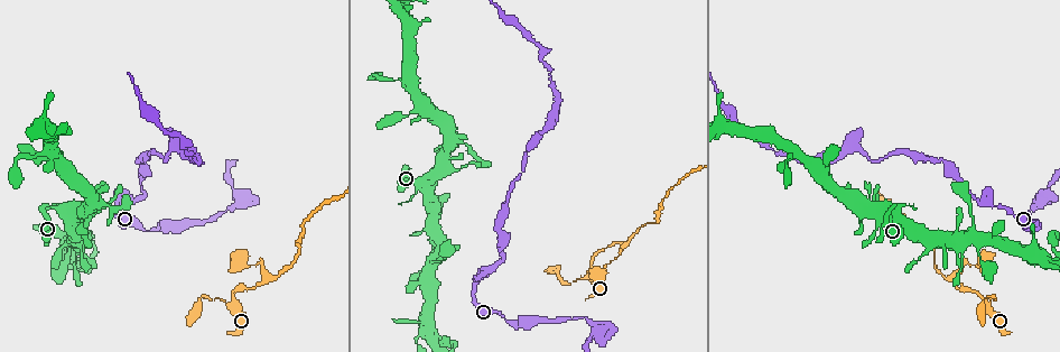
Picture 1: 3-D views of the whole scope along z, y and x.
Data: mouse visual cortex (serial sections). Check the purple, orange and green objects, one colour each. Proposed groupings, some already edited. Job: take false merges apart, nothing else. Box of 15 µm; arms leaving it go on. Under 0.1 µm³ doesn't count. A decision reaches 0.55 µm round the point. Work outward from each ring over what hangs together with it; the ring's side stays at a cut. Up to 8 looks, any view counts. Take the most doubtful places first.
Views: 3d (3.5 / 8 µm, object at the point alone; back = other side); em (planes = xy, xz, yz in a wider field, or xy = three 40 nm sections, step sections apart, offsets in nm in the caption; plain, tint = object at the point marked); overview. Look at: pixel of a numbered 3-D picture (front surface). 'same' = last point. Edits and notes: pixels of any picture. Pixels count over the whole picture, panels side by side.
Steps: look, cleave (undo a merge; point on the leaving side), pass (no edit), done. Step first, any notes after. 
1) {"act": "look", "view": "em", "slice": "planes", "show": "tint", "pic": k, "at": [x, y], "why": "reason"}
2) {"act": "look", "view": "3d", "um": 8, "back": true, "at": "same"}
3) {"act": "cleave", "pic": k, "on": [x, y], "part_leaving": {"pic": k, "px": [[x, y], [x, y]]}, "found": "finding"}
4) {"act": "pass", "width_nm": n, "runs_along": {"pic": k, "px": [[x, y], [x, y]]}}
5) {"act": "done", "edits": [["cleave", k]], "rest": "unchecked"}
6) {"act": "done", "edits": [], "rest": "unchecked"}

{"act": "look", "view": "3d", "um": 3.5, "pic": 1, "at": [1040, 199], "why": "a fork"}

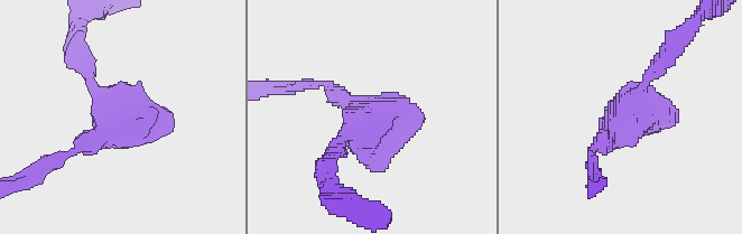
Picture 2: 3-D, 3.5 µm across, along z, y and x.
{"act": "look", "view": "em", "slice": "planes", "show": "tint", "pic": 2, "at": [624, 119]}

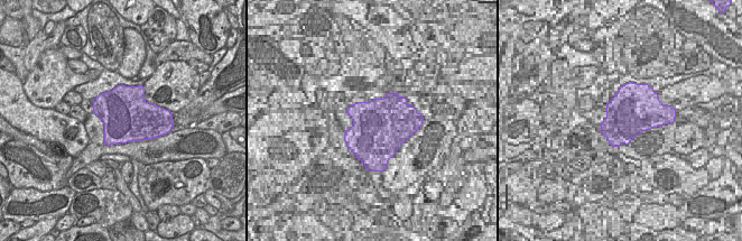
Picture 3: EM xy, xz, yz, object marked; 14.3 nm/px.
{"act": "look", "view": "em", "slice": "xy", "step": 5, "show": "tint", "at": "same", "why": "another direction"}

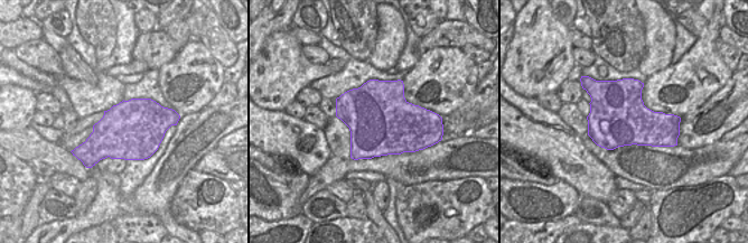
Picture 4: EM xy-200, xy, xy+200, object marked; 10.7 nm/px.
{"act": "pass", "runs_along": {"pic": 2, "px": [[591, 158], [660, 65]]}, "found": "all the same cell"}

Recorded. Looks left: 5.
{"act": "look", "view": "3d", "um": 3.5, "pic": 1, "at": [987, 300]}

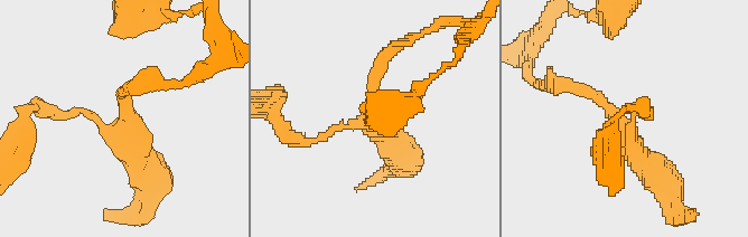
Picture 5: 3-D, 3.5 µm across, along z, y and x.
{"act": "look", "view": "em", "slice": "planes", "show": "tint", "pic": 5, "at": [126, 122], "why": "now the EM"}

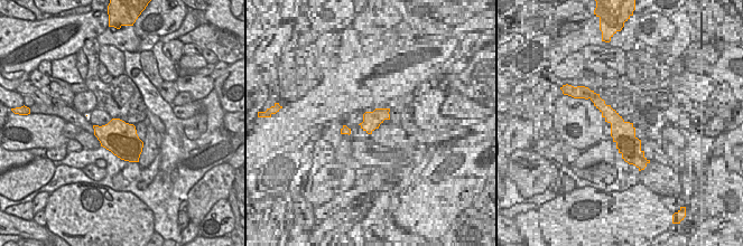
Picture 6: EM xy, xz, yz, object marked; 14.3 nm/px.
{"act": "pass", "width_nm": 480, "runs_along": {"pic": 5, "px": [[661, 176], [608, 106], [562, 86]]}, "found": "all the same cell"}

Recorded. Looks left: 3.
{"act": "look", "view": "3d", "um": 3.5, "pic": 1, "at": [266, 281], "why": "sharp bend"}

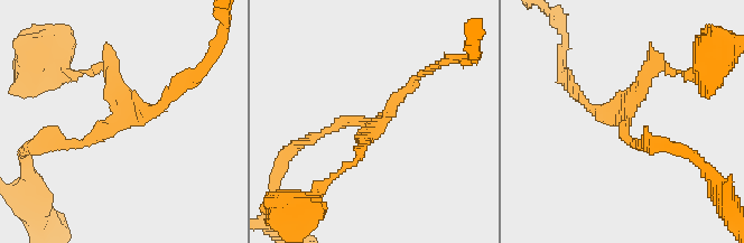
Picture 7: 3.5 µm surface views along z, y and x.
{"act": "pass", "arms": 3, "runs_along": {"pic": 7, "px": [[59, 142], [84, 142], [122, 118], [104, 66]]}, "found": "one cell here"}

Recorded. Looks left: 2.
{"act": "done", "edits": [], "rest": "unchecked"}

